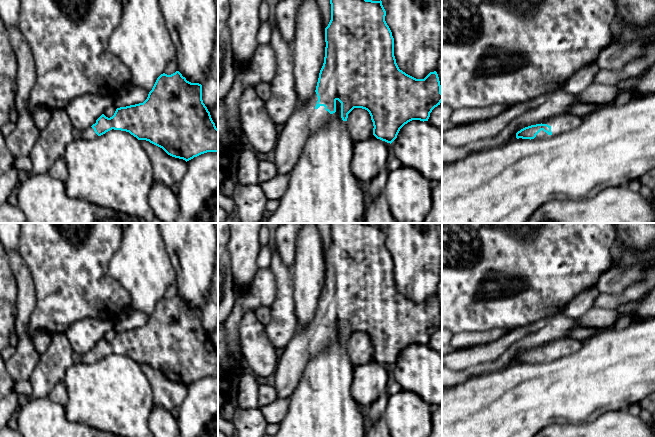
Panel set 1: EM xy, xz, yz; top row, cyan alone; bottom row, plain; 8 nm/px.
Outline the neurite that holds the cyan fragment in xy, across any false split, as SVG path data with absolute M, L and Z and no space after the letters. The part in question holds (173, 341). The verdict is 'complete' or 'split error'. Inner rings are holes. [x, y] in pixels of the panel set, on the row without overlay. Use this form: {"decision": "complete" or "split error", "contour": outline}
{"decision": "split error", "contour": "M179 295L171 299L161 298L147 323L143 327L117 332L110 342L102 338L88 353L76 357L82 363L93 364L110 354L121 354L129 356L138 364L146 364L162 372L168 379L183 383L186 386L207 376L218 376L218 353L213 346L210 336L202 324L202 309L191 307Z"}

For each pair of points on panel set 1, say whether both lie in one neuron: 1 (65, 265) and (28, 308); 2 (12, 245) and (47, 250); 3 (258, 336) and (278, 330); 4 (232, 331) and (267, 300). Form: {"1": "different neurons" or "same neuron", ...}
{"1": "different neurons", "2": "different neurons", "3": "different neurons", "4": "same neuron"}

